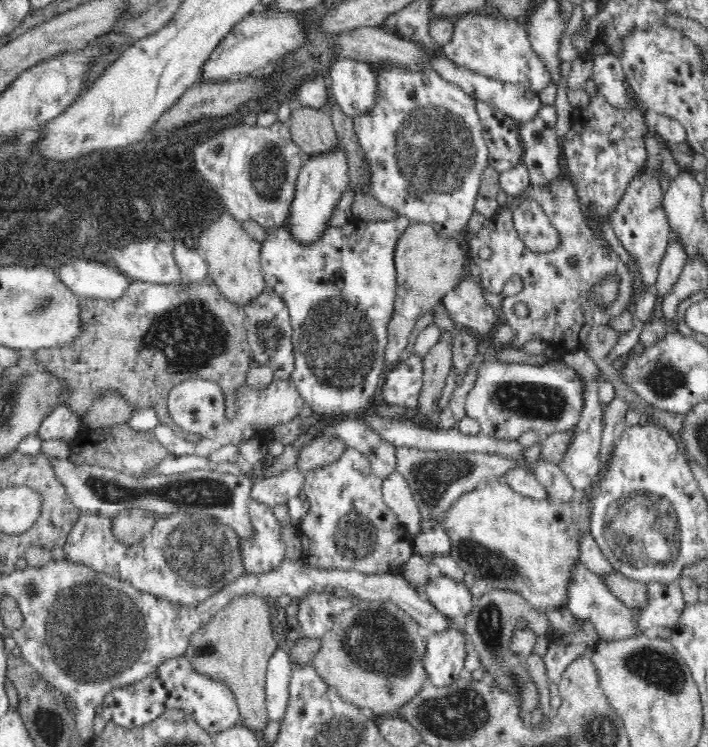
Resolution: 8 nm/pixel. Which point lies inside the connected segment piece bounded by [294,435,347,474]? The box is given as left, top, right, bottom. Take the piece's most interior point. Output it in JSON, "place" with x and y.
{"place":[323,450]}

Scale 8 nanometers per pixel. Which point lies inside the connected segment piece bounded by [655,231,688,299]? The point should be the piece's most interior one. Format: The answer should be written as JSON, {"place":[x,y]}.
{"place":[674,260]}

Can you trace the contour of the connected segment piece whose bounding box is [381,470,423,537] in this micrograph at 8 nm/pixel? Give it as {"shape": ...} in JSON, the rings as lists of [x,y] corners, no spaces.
{"shape":[[[397,470],[387,474],[382,483],[383,499],[414,537],[420,532],[421,513],[408,481]]]}

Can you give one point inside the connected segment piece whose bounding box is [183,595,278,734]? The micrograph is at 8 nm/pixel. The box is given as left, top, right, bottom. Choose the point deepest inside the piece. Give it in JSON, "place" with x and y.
{"place":[235,646]}

